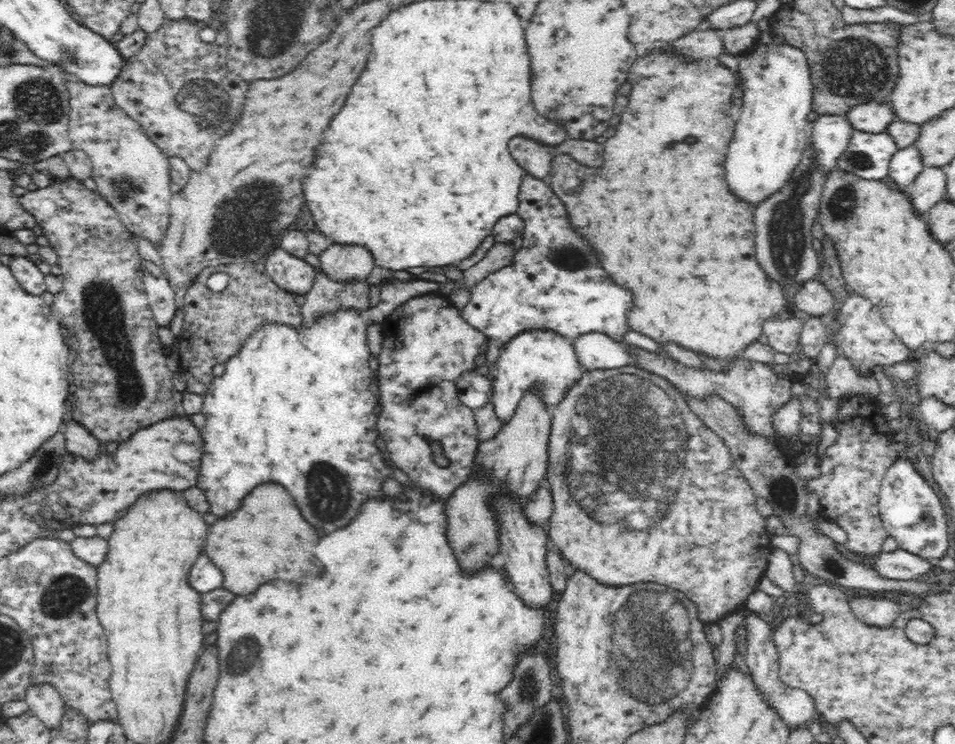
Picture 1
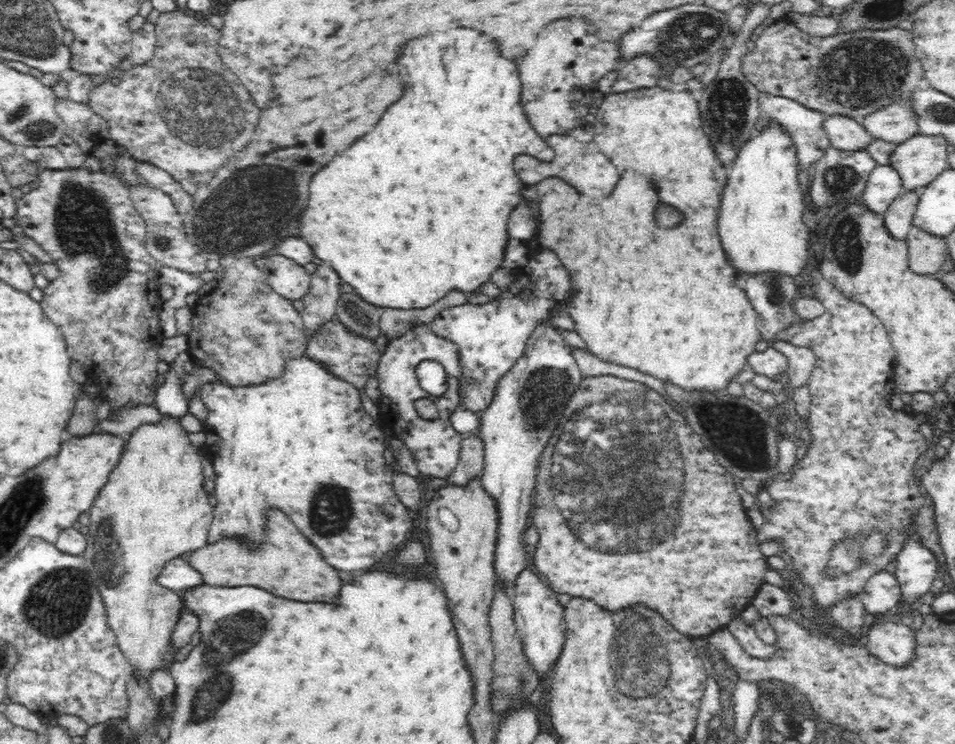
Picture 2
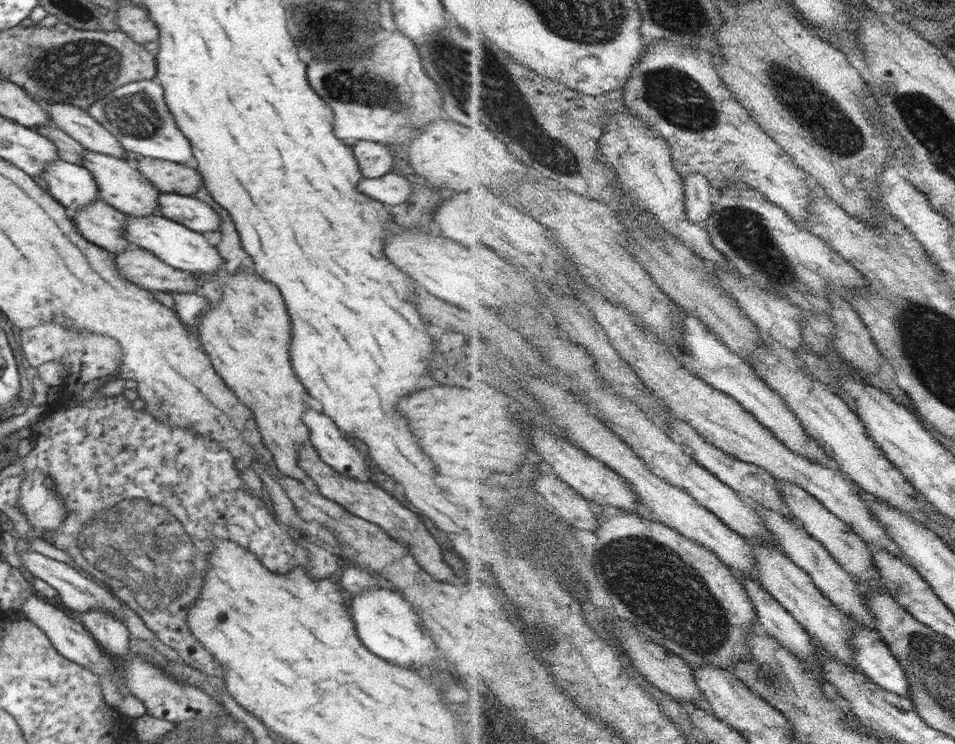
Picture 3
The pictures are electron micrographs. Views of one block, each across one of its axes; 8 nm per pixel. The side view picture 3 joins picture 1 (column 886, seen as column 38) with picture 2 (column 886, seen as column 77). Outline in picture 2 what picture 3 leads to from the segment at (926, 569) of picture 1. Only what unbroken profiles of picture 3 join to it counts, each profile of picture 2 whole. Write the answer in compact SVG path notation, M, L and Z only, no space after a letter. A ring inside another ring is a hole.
M884 569L873 574L866 581L858 598L864 605L864 612L878 615L898 605L901 596L902 591L900 591L900 583L896 575Z

